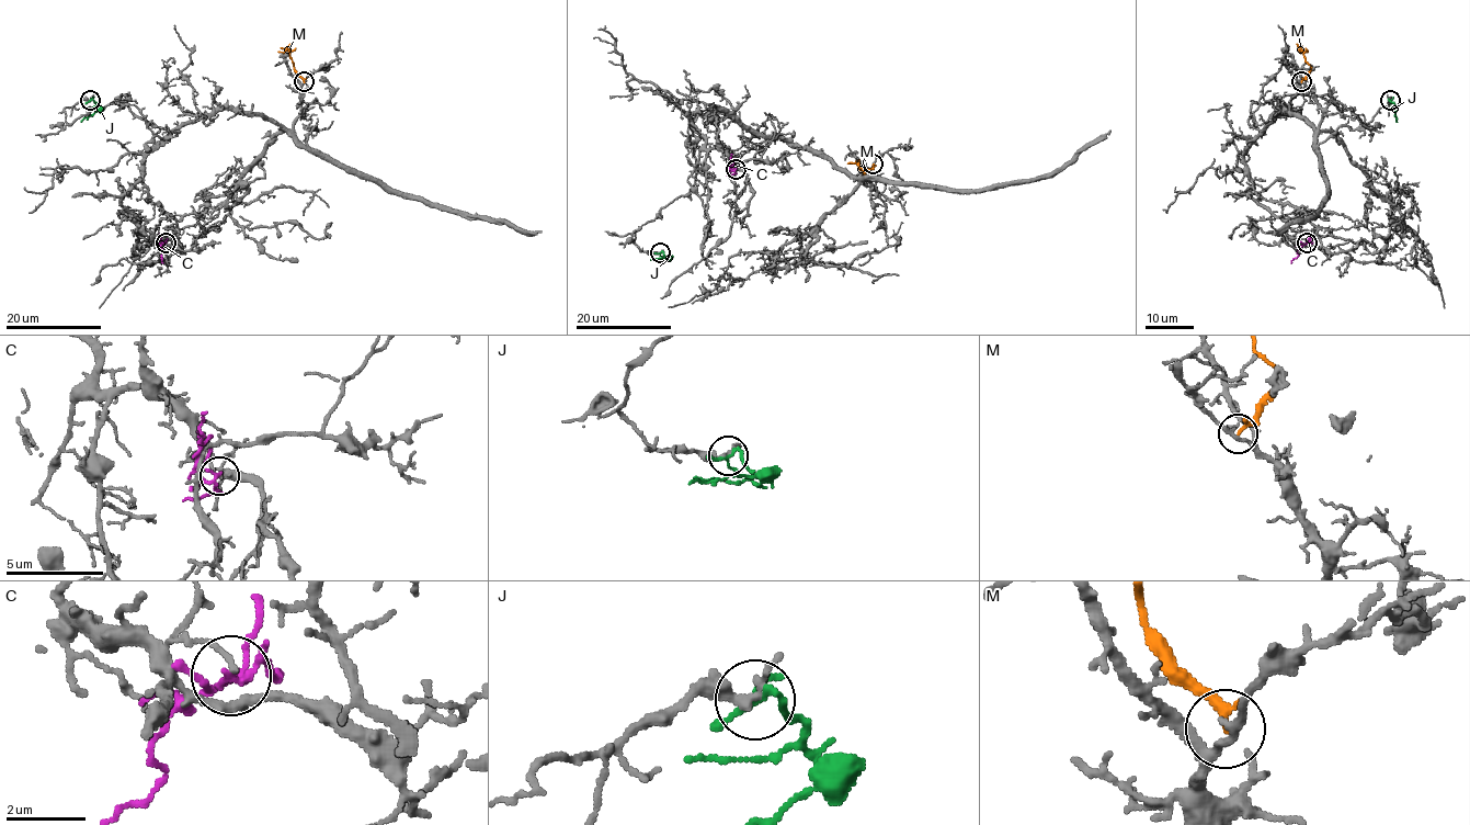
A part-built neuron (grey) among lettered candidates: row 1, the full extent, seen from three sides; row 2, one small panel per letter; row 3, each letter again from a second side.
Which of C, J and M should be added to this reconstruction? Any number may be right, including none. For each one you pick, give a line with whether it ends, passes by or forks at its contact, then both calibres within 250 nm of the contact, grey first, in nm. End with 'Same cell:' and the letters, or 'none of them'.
Same cell: none of them

